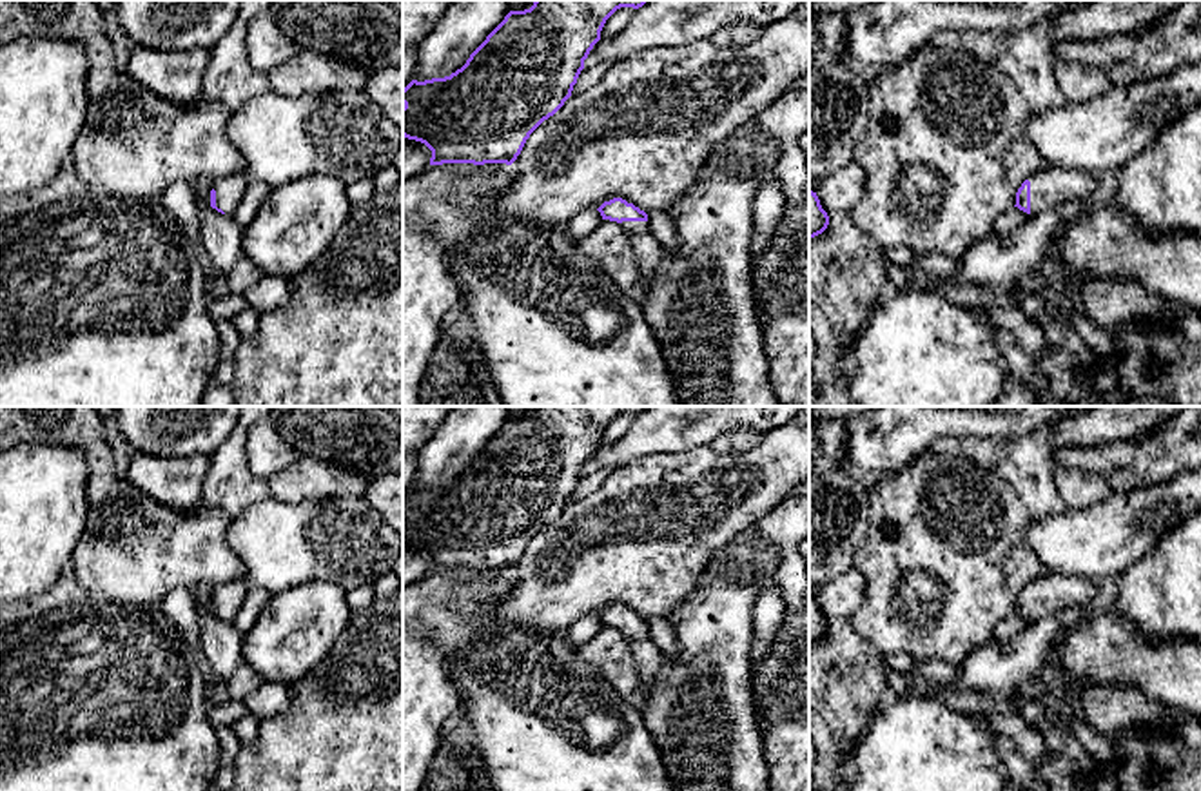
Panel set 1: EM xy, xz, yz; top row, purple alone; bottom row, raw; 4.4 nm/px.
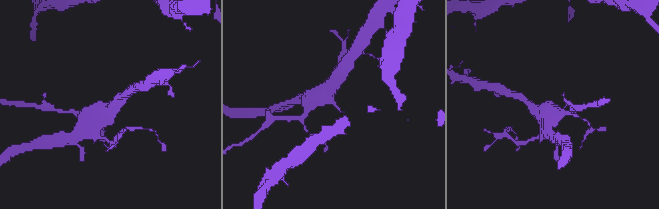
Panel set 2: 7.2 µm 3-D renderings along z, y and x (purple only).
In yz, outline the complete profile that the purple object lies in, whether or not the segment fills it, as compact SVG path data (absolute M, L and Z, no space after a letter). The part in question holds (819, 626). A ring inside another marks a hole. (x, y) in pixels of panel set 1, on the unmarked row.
M809 597L809 644L822 640L829 631L829 622L822 615L816 599Z

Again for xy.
M249 581L223 582L212 588L210 613L221 620L232 620L250 590Z

